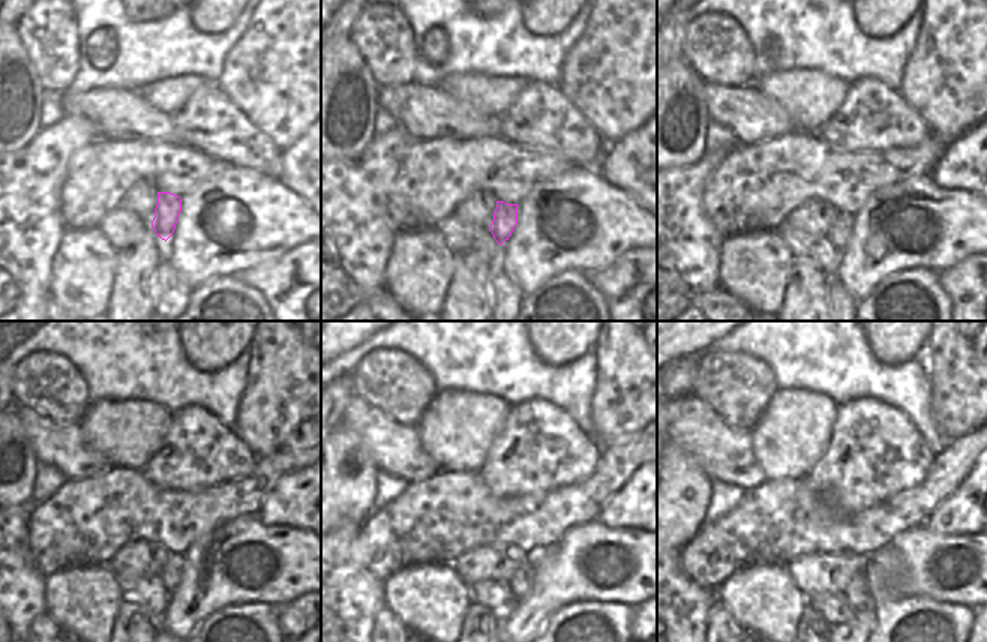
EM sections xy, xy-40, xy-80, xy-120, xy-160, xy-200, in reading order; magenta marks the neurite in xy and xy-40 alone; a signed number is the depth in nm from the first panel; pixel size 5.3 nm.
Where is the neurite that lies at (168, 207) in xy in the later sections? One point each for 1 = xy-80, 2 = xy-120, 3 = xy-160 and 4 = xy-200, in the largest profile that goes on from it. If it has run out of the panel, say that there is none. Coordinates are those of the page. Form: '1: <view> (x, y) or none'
1: xy-80 (840, 231)
2: xy-120 (171, 573)
3: xy-160 (521, 581)
4: xy-200 (857, 590)

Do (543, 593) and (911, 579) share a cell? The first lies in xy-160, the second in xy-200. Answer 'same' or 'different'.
same

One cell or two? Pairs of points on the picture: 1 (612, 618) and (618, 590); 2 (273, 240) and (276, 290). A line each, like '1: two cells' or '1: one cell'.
1: two cells
2: two cells

